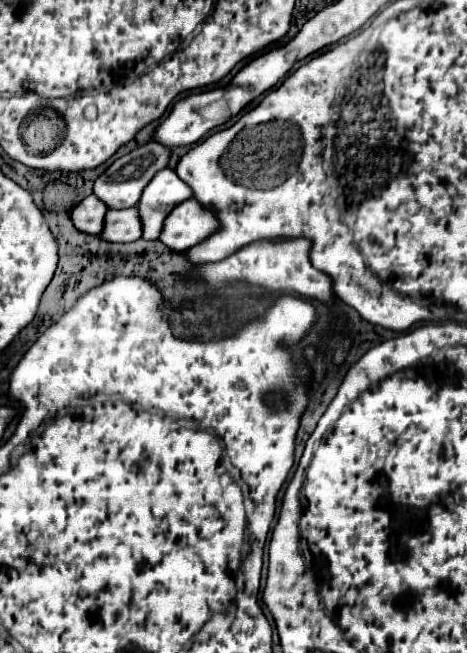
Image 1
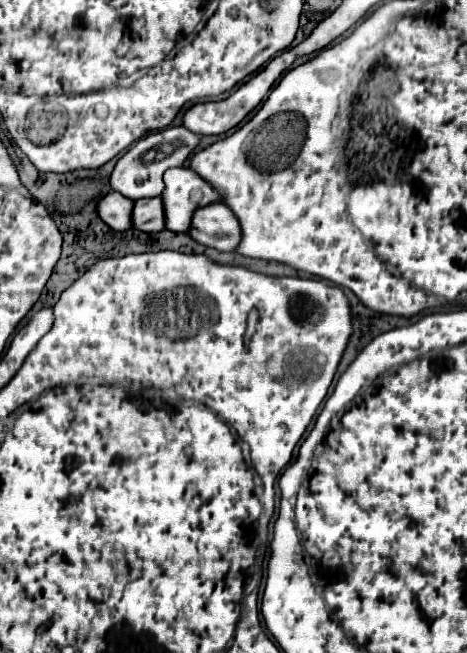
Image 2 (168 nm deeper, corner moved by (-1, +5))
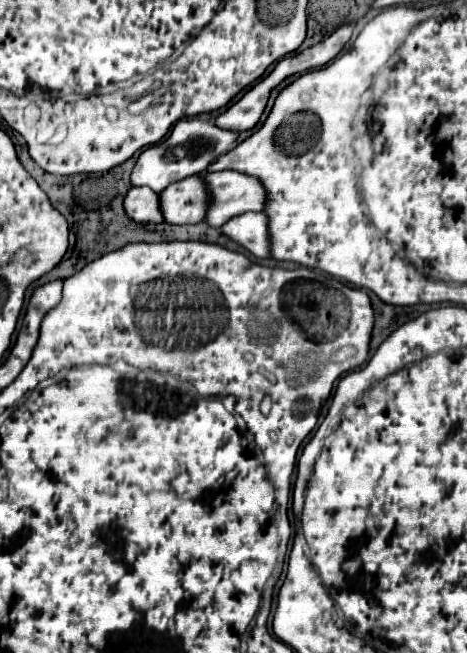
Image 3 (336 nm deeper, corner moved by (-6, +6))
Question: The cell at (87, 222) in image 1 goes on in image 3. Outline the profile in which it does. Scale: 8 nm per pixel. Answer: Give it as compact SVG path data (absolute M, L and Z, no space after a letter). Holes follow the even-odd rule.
M131 187L125 197L125 211L137 223L163 223L159 213L159 193L147 187Z

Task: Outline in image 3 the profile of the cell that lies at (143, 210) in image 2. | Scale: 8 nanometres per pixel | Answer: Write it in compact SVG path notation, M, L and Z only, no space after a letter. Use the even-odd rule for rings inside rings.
M191 175L175 185L169 185L161 193L161 211L167 223L173 225L187 225L187 223L201 223L207 215L207 185L203 185L203 177Z

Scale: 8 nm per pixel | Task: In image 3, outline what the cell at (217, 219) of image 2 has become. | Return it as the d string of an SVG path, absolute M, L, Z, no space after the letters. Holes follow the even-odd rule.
M243 213L221 227L221 233L237 241L257 259L271 259L271 239L267 237L267 213Z

